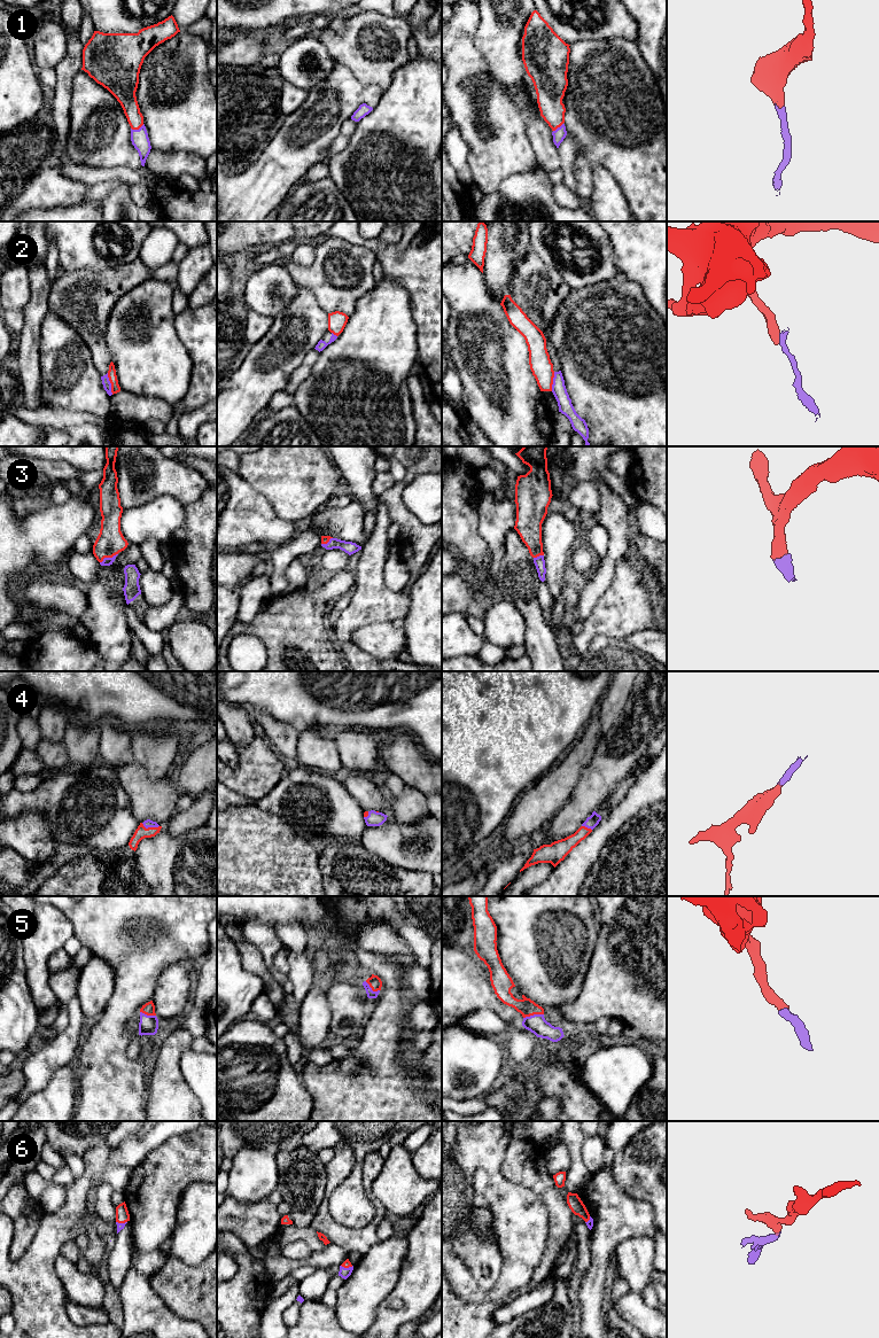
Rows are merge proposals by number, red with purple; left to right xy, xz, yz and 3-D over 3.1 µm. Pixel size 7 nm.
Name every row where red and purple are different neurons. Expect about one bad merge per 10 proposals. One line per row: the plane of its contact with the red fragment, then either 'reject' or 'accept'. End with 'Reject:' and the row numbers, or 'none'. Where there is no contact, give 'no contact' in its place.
1: xy | accept
2: xy | reject
3: xy | accept
4: xy | accept
5: yz | accept
6: xz | accept
Reject: 2

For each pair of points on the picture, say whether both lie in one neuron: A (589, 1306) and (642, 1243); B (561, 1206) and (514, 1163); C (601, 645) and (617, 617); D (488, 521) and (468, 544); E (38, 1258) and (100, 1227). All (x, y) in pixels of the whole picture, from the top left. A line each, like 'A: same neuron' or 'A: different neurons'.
A: different neurons
B: same neuron
C: different neurons
D: different neurons
E: same neuron

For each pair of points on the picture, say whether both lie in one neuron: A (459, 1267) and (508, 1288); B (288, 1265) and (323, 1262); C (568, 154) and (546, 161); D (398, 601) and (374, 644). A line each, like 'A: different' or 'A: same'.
A: same
B: same
C: different
D: different

